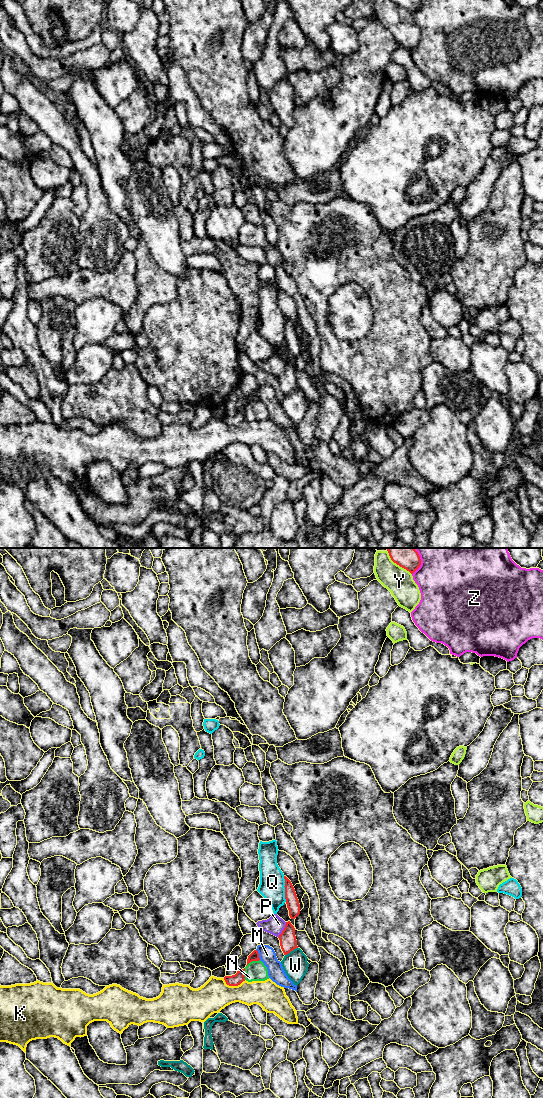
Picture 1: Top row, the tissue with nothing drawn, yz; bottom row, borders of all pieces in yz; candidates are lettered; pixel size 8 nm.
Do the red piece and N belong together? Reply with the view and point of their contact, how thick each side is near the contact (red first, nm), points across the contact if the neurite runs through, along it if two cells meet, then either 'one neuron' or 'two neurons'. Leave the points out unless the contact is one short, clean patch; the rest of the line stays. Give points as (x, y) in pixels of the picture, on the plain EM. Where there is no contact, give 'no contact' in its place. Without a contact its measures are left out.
contact yz (252, 400); calibres 80 and 160 nm; border yz (259, 399), (252, 400), (246, 406); two neurons

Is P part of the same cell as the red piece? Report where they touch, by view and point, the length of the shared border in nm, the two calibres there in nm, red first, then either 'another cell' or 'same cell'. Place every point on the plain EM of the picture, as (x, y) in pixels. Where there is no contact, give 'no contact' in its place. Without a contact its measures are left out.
contact yz (283, 370); length 140 nm; calibres 140 and 150 nm; another cell

